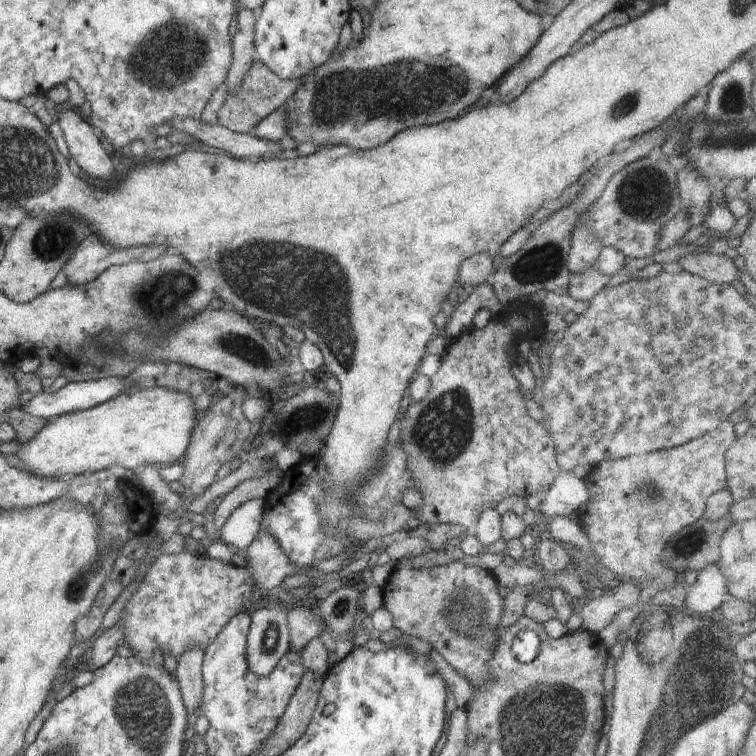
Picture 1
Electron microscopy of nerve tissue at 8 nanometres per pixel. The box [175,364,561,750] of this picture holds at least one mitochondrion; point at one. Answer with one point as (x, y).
(440, 439)

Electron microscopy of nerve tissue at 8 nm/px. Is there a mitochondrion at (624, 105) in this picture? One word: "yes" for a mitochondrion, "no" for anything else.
yes

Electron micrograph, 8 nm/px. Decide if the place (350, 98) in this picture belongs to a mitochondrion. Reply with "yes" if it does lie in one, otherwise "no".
yes

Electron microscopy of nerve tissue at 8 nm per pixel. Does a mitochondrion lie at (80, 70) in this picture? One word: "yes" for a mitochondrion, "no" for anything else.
no

